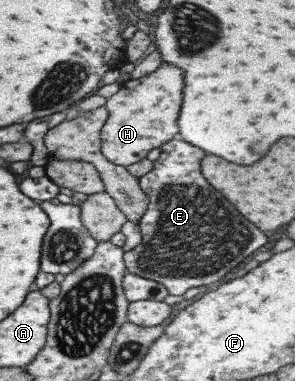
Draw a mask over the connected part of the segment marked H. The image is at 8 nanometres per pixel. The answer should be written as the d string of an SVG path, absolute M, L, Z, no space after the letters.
M161 61L155 71L143 77L122 82L117 92L108 97L104 103L108 116L100 129L100 151L103 157L115 165L127 167L127 165L141 161L151 149L161 147L163 143L173 139L173 135L178 131L177 111L181 103L181 87L183 87L181 69L165 61Z

